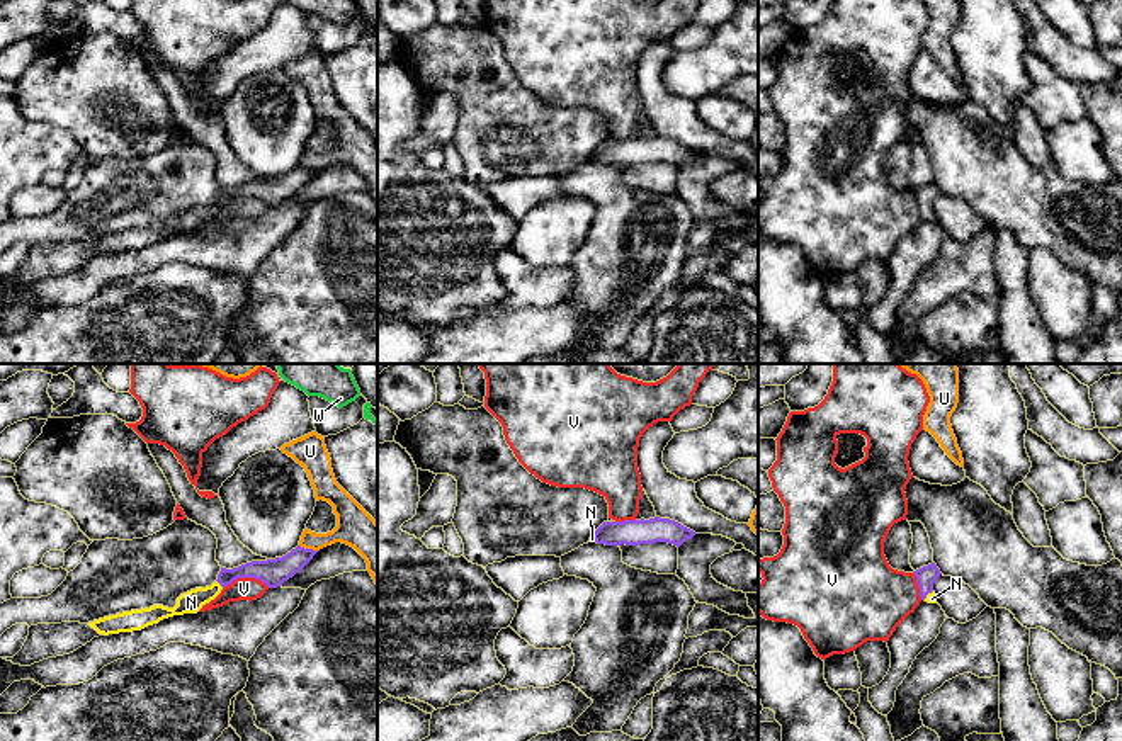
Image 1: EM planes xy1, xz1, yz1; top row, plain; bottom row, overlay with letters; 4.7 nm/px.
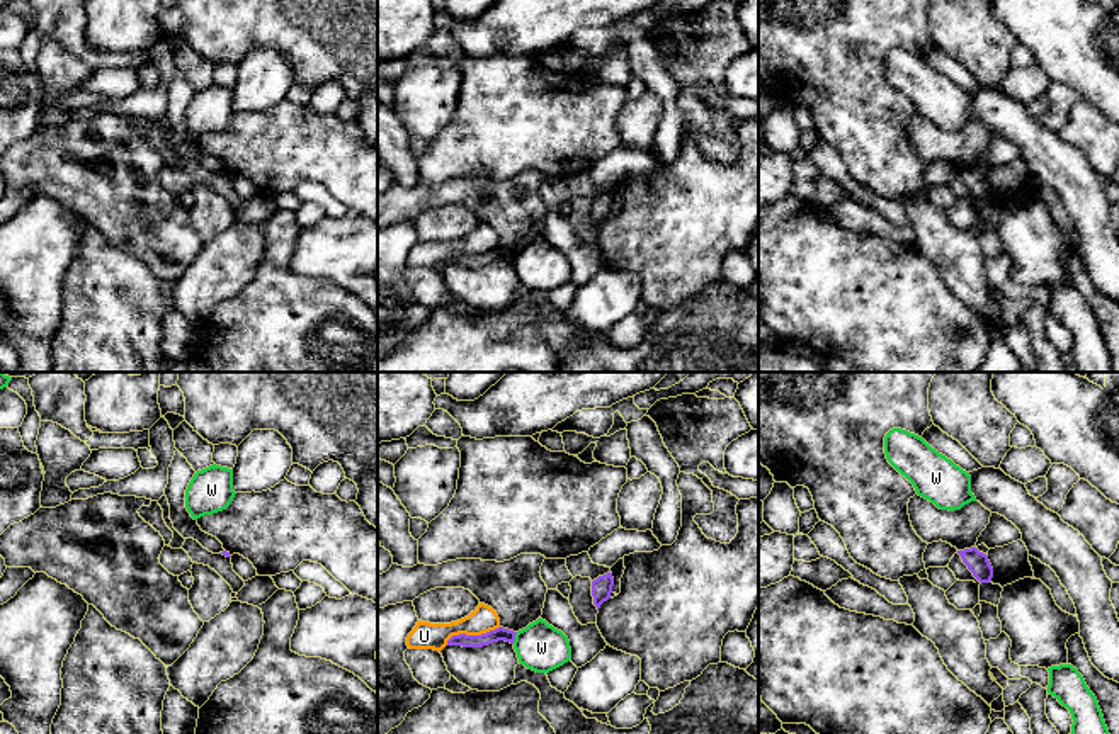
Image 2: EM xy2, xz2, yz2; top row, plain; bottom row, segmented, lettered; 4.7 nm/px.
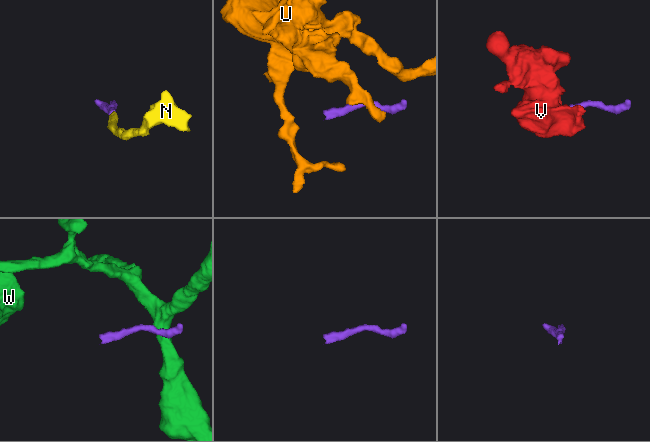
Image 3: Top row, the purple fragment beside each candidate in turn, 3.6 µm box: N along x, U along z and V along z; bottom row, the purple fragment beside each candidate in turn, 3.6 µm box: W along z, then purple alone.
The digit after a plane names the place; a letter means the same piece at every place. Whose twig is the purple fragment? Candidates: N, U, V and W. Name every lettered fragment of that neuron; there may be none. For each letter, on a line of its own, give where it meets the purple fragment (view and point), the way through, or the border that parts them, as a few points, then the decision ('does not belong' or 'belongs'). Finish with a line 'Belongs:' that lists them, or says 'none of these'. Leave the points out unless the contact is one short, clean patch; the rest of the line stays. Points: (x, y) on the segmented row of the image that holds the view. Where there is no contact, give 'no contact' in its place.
N: xy1 (220, 583) | across xy1 (271, 571), (238, 571), (220, 583), (191, 602) | belongs
U: xz2 (471, 636) | does not belong
V: xy1 (245, 576) | along xy1 (269, 587), (254, 578), (235, 578), (223, 588) | does not belong
W: xz2 (514, 638) | along xz2 (517, 632), (512, 643) | does not belong
Belongs: N

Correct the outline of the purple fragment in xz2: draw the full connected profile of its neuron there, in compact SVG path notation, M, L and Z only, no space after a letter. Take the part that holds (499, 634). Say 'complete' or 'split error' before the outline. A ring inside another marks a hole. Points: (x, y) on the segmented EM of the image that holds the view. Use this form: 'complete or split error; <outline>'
complete; M498 627L495 630L490 630L486 634L481 635L466 635L466 634L459 634L459 635L452 635L447 641L447 646L463 646L463 647L483 647L498 641L505 641L514 644L515 641L515 634L514 630Z

